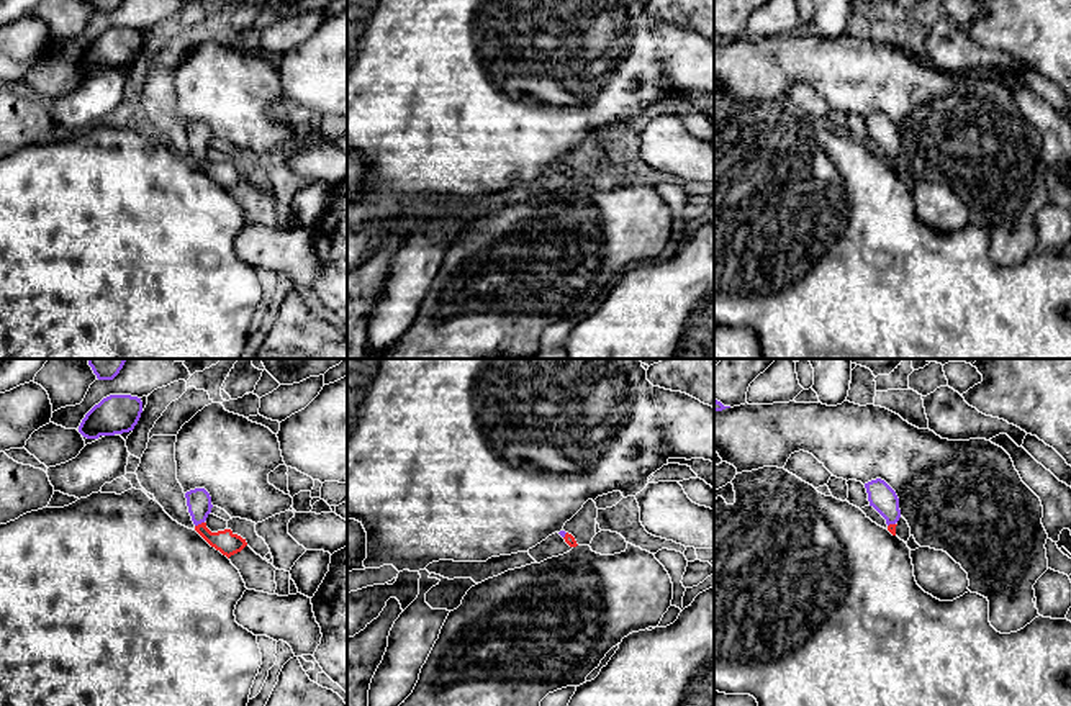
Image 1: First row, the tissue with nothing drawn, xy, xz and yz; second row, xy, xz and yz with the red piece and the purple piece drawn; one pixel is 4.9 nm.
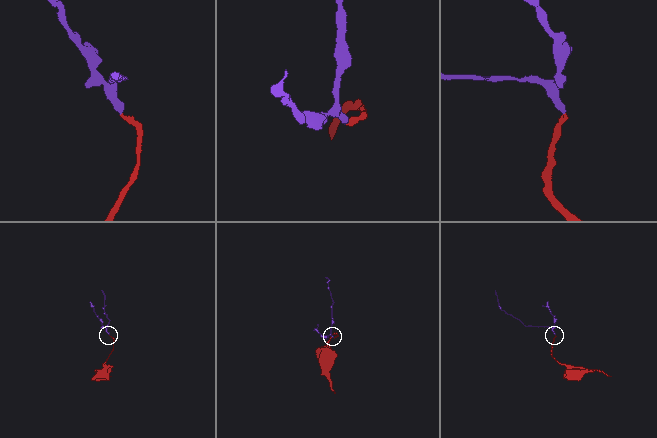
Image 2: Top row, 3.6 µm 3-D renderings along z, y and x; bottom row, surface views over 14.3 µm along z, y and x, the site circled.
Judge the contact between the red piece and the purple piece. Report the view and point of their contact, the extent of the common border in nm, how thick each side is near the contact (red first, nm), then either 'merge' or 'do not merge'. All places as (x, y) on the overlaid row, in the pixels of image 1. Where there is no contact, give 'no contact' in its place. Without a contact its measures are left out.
meets red in xy at (198, 524); contact 50 nm long; 110 nm thick on the red side, 120 nm on the other; merge

